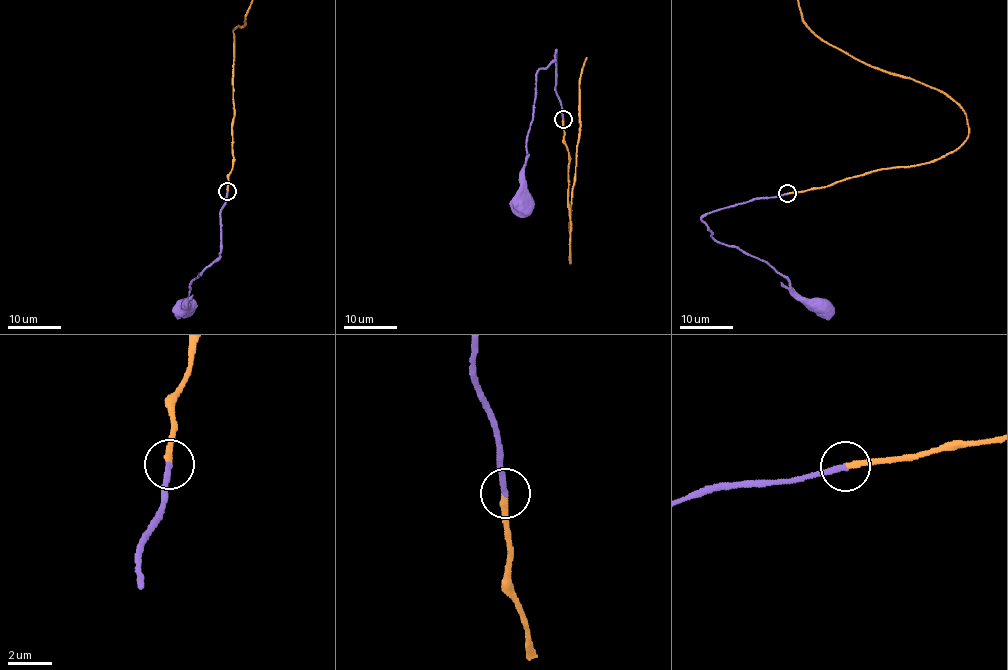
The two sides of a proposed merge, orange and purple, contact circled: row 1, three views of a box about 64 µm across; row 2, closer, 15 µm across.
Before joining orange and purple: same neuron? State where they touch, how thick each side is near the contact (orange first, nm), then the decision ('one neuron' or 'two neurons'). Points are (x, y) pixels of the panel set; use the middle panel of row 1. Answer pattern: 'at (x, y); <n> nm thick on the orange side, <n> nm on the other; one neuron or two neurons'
at (563, 119); 240 nm thick on the orange side, 240 nm on the other; one neuron

